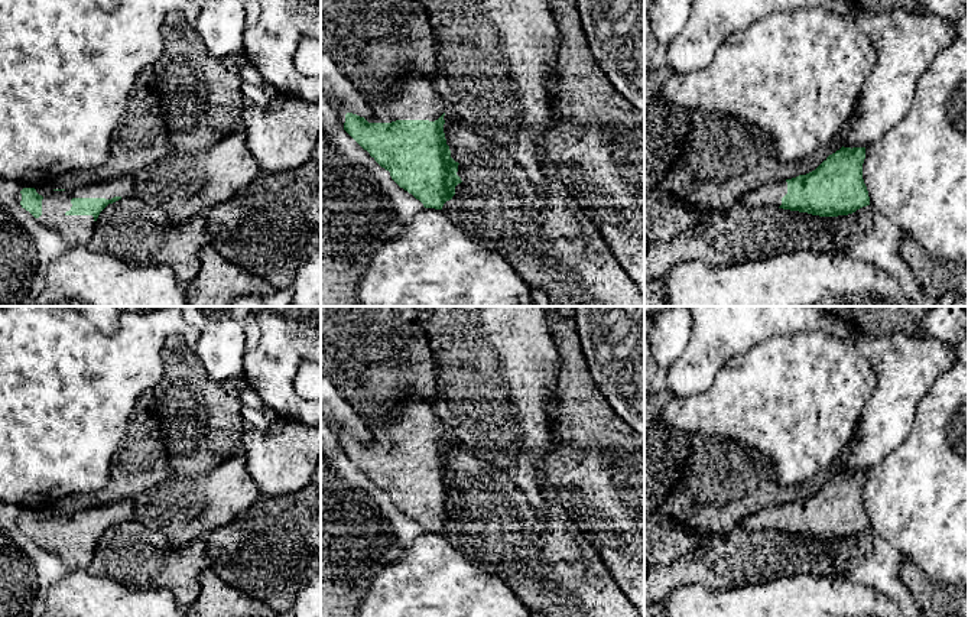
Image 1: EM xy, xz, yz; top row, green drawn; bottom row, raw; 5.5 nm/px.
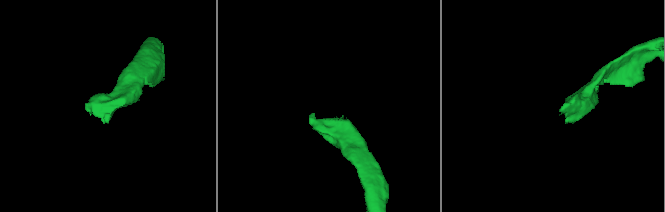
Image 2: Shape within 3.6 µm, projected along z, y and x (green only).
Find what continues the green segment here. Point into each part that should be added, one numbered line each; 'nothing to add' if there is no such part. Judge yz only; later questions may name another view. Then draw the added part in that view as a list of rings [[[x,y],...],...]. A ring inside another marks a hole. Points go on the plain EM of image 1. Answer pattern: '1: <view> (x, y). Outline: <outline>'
1: yz (769, 519). Outline: [[[769,504],[754,514],[741,520],[747,532],[779,532],[782,522],[787,517],[786,504]]]

